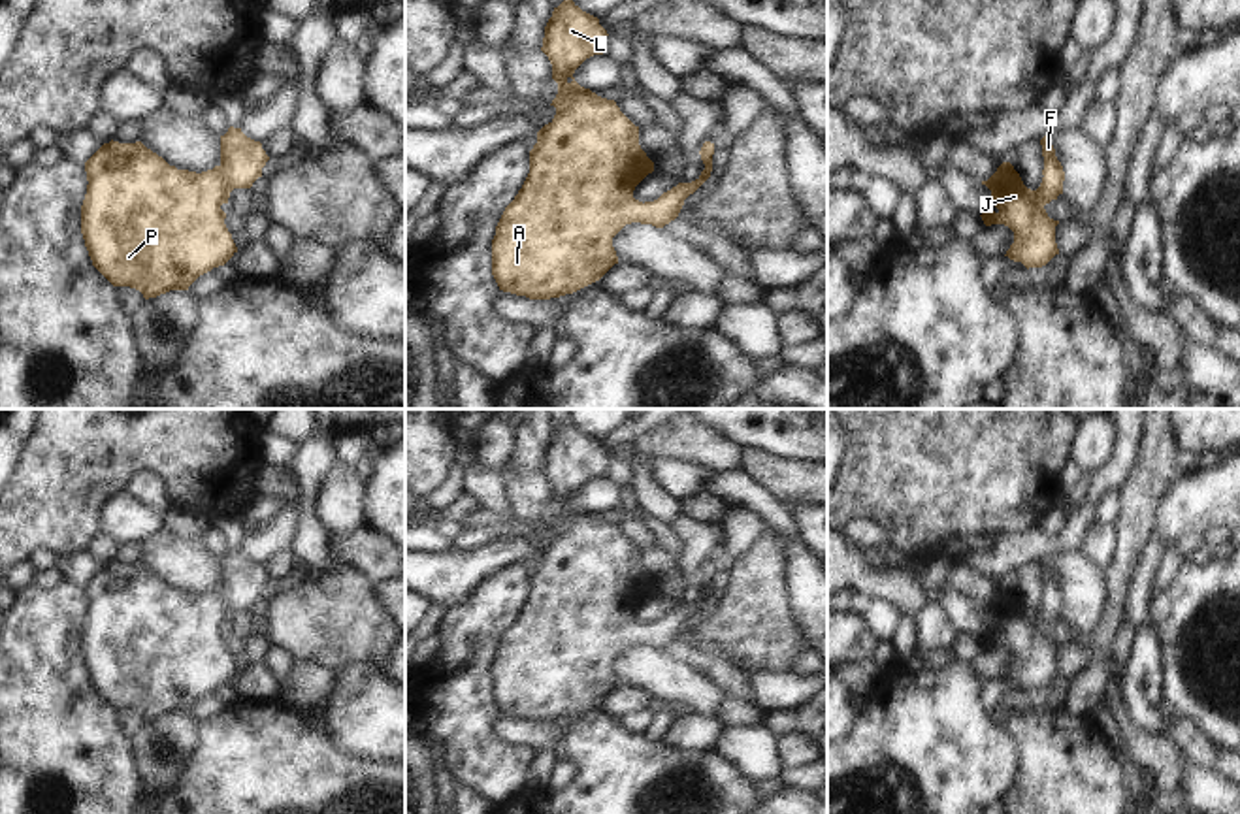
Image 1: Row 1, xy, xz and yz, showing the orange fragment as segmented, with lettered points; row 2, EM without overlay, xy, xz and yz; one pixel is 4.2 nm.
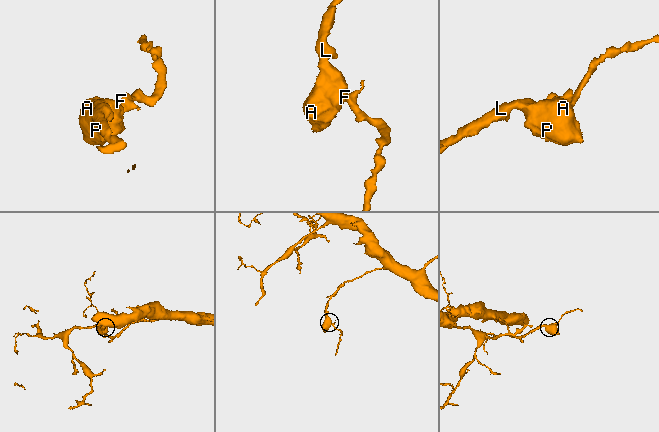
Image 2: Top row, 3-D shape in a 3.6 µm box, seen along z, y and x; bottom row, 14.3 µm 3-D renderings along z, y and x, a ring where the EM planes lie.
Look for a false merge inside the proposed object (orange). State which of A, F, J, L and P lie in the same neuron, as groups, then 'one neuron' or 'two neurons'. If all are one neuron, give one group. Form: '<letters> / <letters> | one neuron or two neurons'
A F J L P | one neuron

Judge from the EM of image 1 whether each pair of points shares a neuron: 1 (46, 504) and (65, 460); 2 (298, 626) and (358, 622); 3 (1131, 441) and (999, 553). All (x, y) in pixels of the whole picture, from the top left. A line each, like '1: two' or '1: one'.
1: one
2: one
3: one

